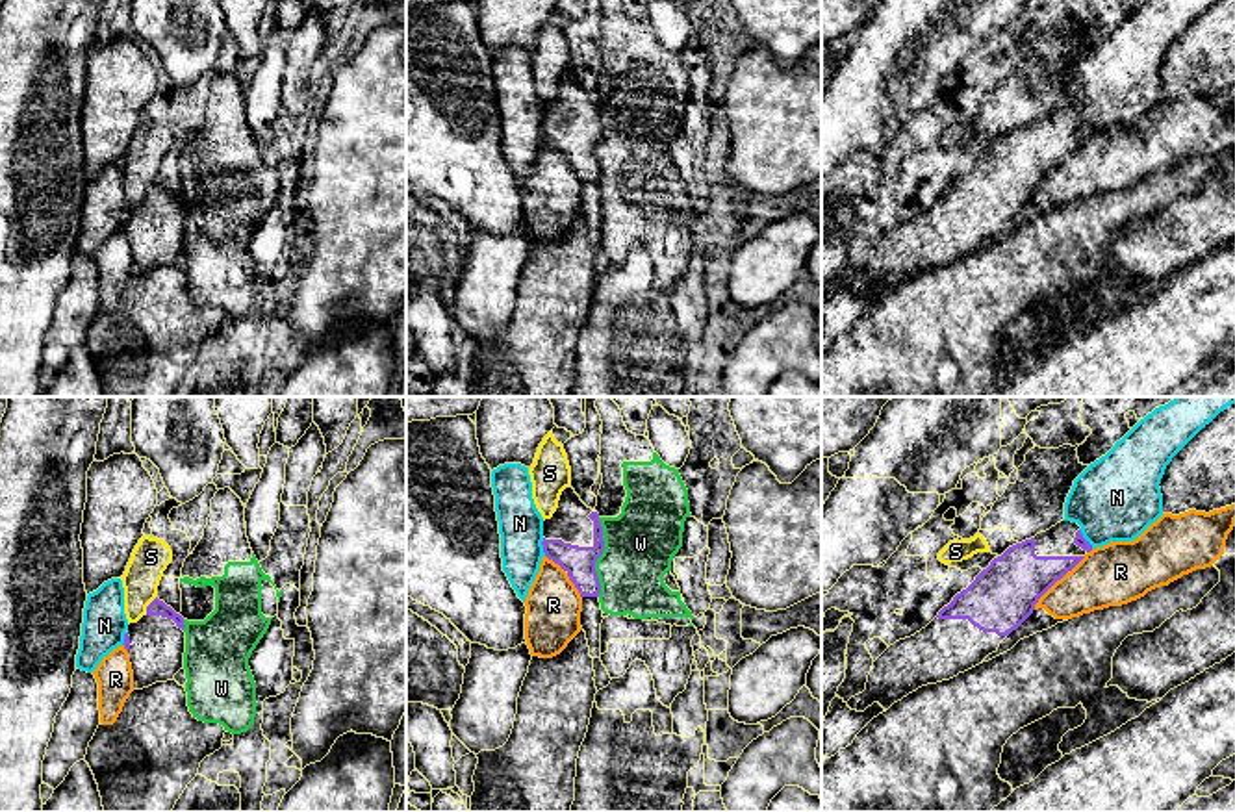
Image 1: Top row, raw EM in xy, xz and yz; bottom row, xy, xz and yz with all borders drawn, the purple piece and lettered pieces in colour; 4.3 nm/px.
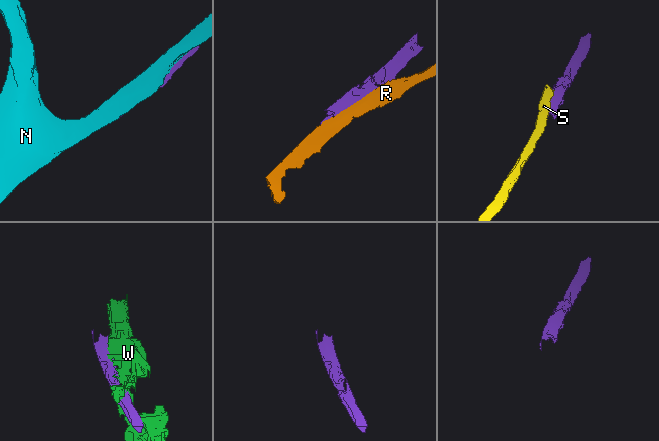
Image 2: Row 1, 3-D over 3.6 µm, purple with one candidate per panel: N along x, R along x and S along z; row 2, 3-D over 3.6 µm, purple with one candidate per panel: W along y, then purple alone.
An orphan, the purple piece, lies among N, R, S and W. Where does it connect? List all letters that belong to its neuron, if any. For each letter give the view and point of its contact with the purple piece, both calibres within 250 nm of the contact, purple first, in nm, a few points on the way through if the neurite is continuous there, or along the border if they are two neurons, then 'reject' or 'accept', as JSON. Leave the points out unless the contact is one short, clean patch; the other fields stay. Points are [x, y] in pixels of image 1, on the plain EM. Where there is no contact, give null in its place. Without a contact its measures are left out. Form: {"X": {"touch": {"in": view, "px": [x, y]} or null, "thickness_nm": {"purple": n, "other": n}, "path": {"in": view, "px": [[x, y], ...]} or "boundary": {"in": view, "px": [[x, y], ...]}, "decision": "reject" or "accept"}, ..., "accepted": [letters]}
{"N": {"touch": {"in": "yz", "px": [1083, 123]}, "thickness_nm": {"purple": 50, "other": 360}, "decision": "reject"}, "R": {"touch": {"in": "yz", "px": [1057, 164]}, "thickness_nm": {"purple": 280, "other": 260}, "decision": "reject"}, "S": {"touch": {"in": "xy", "px": [149, 190]}, "thickness_nm": {"purple": 70, "other": 160}, "decision": "reject"}, "W": {"touch": {"in": "xz", "px": [599, 139]}, "thickness_nm": {"purple": 140, "other": 300}, "decision": "reject"}, "accepted": []}

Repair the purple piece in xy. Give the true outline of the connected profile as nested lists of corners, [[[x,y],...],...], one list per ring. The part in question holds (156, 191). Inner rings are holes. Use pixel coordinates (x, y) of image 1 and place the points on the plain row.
[[[158,182],[137,208],[128,209],[122,230],[132,248],[134,274],[174,265],[184,252],[184,213],[184,202]]]

